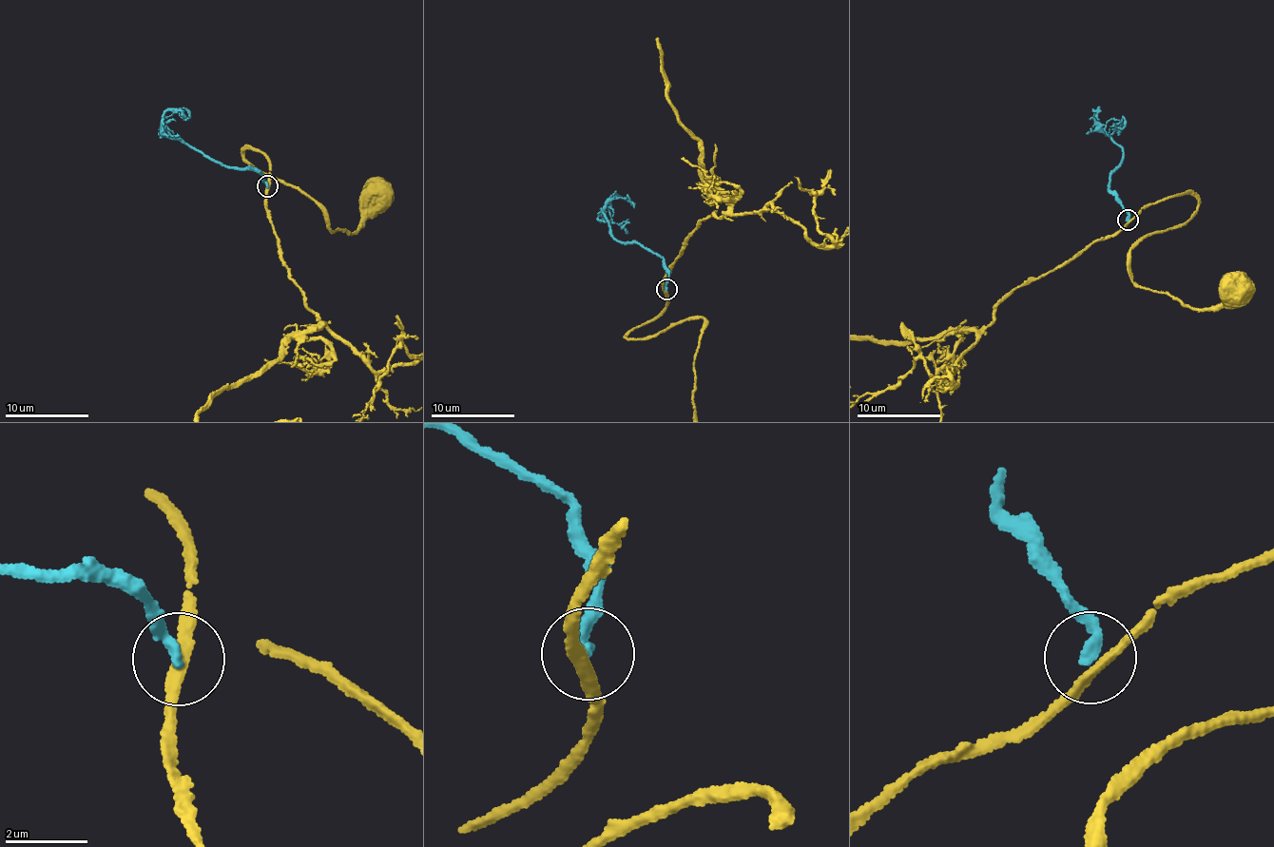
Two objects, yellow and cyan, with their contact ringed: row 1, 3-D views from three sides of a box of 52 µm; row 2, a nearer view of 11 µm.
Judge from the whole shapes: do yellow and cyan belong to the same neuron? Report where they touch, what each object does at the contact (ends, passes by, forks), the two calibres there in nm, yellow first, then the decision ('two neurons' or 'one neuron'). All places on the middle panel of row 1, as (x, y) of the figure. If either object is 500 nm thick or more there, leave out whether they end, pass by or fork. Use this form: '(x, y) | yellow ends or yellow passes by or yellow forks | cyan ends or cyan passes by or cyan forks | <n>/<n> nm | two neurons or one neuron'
(666, 289) | yellow passes by | cyan ends | 240/280 nm | two neurons

